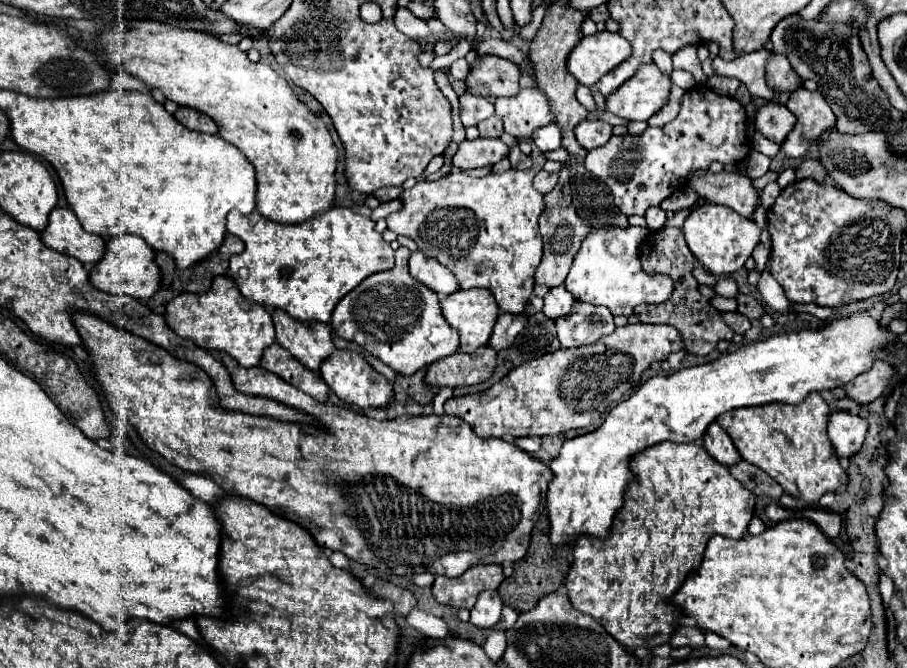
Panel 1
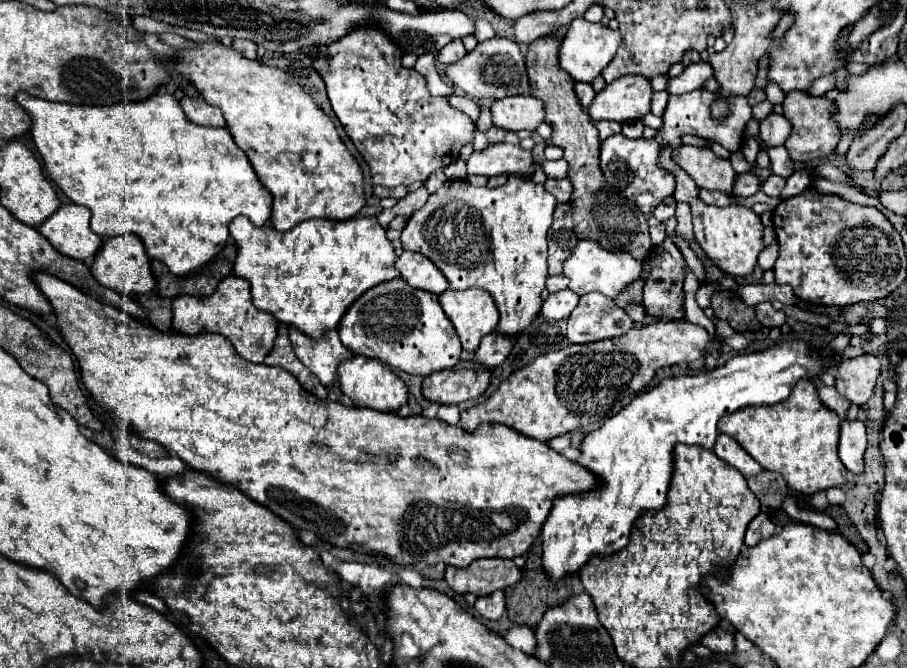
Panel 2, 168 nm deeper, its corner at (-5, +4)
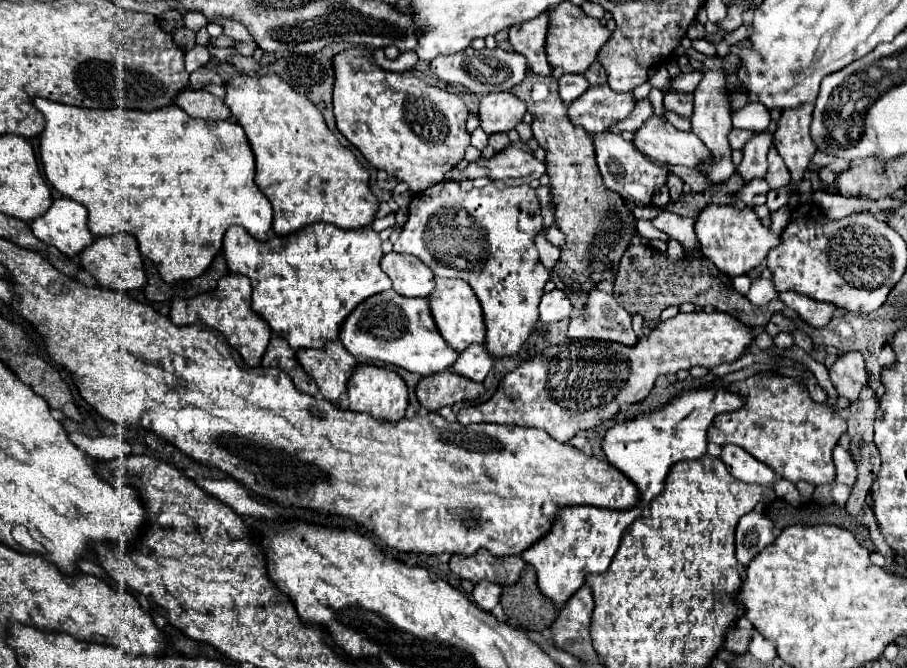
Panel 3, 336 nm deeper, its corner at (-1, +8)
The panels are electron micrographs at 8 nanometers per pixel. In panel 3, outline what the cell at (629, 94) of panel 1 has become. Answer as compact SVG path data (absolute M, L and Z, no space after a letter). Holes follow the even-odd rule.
M608 85L590 87L580 99L568 105L568 117L588 133L604 133L614 123L626 119L636 101L632 93L616 93Z

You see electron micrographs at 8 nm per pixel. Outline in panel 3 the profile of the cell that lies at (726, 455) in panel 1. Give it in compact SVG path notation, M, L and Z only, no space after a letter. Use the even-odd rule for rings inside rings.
M726 445L726 447L722 447L720 459L728 467L728 471L736 479L740 479L744 483L772 485L776 481L776 475L774 475L774 471L768 465L760 463L758 459L754 459L750 453L746 453L738 445Z

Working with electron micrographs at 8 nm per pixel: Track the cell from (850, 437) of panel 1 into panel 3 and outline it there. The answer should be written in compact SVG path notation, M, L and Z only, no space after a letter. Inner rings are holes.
M840 445L834 449L834 465L836 465L836 483L844 483L852 487L856 483L856 463L846 449Z

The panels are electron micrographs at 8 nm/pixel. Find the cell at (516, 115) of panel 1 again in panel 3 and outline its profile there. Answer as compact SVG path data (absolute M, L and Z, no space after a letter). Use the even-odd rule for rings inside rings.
M490 93L480 99L480 127L492 135L514 129L526 113L526 105L512 93Z

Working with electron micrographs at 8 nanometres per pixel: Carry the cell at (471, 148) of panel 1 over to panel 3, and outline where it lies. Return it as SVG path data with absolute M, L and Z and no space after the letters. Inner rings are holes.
M508 145L492 159L478 159L470 163L464 171L452 169L448 173L448 181L462 183L464 179L488 177L488 179L500 179L506 185L522 185L522 183L540 179L544 173L546 173L546 165L534 159L532 153L518 149L514 145Z

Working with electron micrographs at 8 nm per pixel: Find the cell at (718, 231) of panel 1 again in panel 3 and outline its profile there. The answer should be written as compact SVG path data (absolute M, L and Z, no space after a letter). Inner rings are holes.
M708 205L696 219L696 235L702 245L702 255L730 277L746 275L766 259L772 247L782 243L780 235L764 227L750 207L738 209L736 205Z

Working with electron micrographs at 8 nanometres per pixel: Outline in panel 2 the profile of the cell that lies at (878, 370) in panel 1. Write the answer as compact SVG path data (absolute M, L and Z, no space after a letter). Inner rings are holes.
M860 355L856 359L846 359L838 367L836 389L850 403L864 405L876 387L876 379L880 375L880 361L876 355Z

